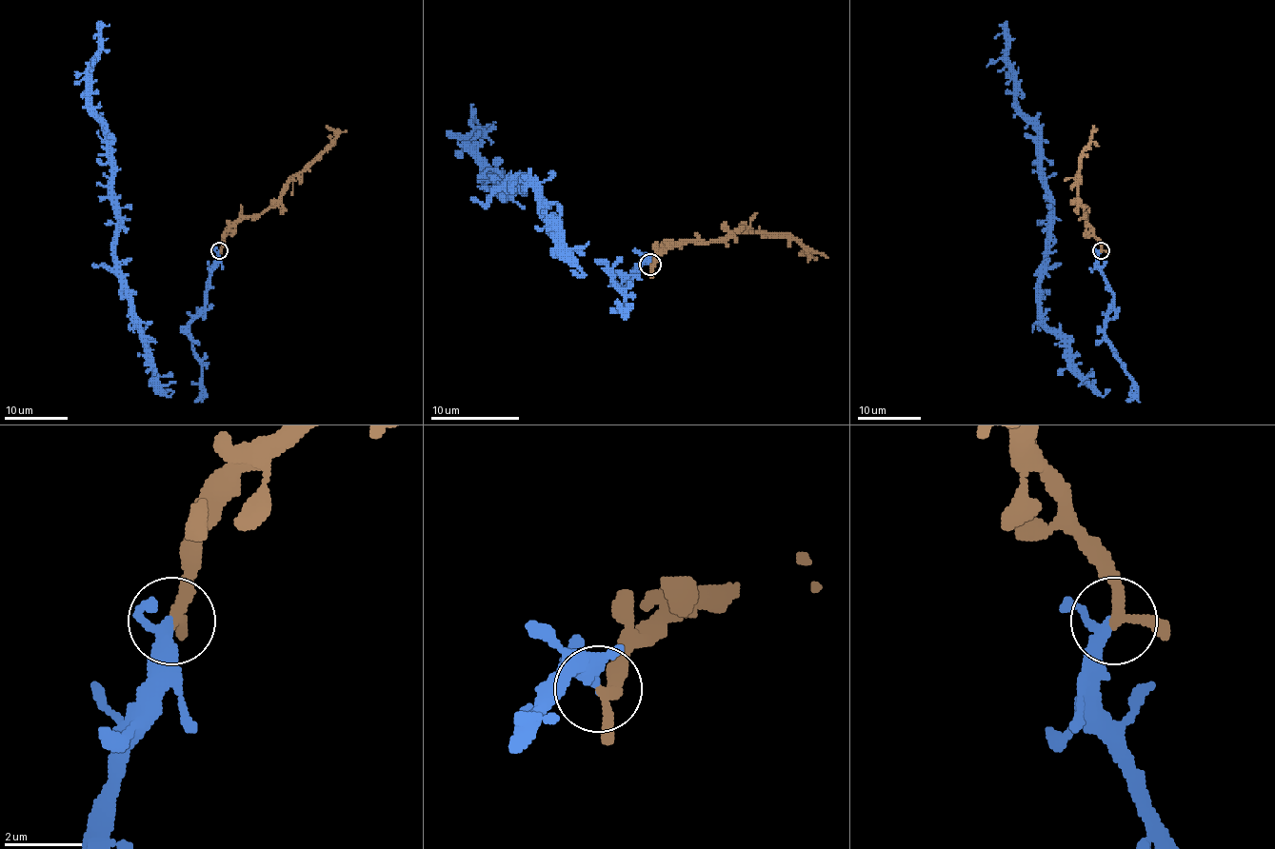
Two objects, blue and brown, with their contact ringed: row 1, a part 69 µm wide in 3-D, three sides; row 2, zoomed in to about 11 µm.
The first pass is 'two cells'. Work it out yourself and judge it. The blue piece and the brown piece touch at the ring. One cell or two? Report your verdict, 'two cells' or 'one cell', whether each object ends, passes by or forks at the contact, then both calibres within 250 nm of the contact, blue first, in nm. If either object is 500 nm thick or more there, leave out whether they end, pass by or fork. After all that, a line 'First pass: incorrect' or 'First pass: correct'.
one cell; blue passes by; brown passes by; 240 nm thick on the blue side, 240 nm on the other
First pass: incorrect

